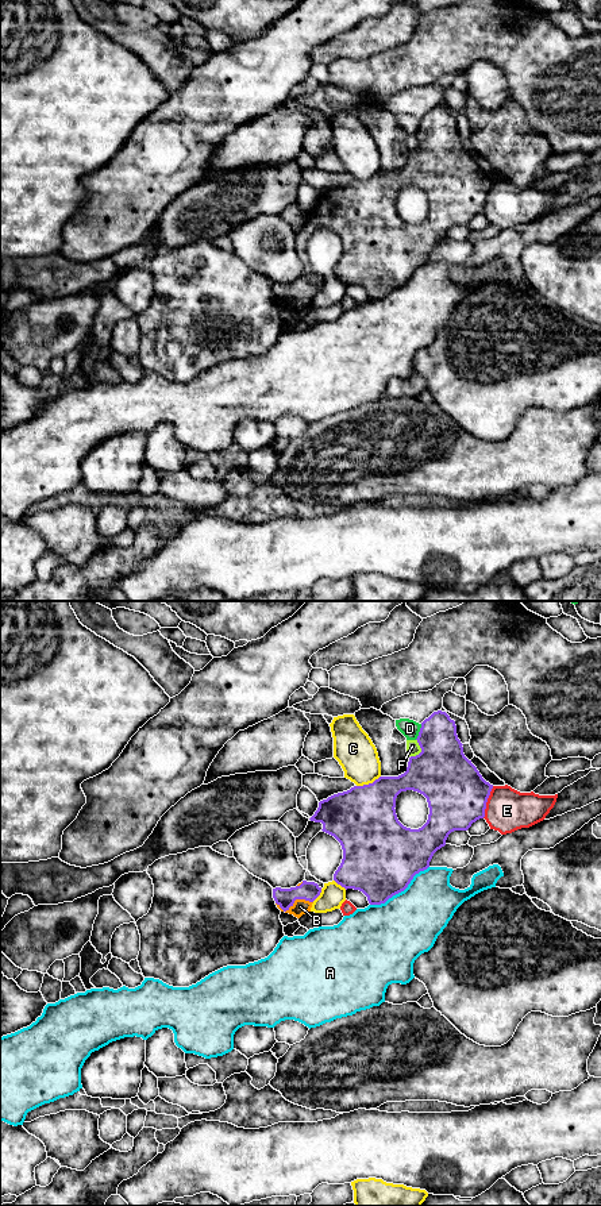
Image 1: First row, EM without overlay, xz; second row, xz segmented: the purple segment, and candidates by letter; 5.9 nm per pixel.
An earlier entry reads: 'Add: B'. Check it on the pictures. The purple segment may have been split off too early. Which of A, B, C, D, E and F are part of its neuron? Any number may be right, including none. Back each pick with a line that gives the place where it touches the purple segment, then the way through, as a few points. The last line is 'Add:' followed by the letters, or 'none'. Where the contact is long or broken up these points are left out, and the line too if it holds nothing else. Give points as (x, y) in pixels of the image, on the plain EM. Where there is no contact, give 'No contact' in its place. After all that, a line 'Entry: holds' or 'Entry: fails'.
B: Touches purple at xz (293, 297). Path across: xz (309, 286), (293, 297), (300, 301)
Add: B
Entry: holds

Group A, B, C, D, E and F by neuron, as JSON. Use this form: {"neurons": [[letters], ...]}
{"neurons": [["A"], ["B"], ["C"], ["D"], ["E"], ["F"]]}

